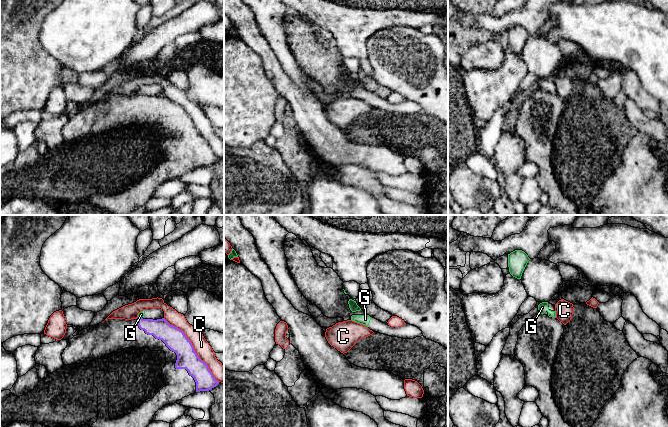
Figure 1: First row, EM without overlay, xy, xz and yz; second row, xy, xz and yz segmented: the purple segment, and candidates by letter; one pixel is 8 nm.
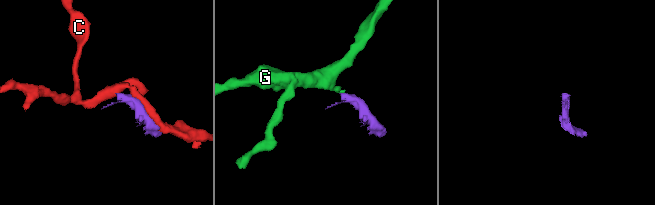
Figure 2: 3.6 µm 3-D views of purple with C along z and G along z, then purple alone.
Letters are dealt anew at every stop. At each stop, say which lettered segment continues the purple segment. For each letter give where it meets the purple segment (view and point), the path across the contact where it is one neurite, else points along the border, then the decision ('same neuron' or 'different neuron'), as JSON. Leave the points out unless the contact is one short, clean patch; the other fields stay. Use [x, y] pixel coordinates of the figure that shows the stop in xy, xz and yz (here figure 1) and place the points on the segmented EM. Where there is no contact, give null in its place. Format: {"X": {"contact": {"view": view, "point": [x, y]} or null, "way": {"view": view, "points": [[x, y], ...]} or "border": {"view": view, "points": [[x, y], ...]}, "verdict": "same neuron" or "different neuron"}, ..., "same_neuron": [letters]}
{"C": {"contact": {"view": "xy", "point": [193, 347]}, "verdict": "different neuron"}, "G": {"contact": {"view": "xy", "point": [140, 317]}, "border": {"view": "xy", "points": [[138, 316], [141, 318]]}, "verdict": "different neuron"}, "same_neuron": []}

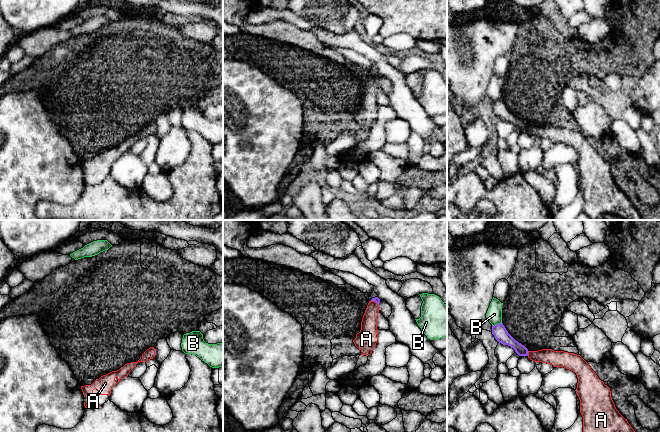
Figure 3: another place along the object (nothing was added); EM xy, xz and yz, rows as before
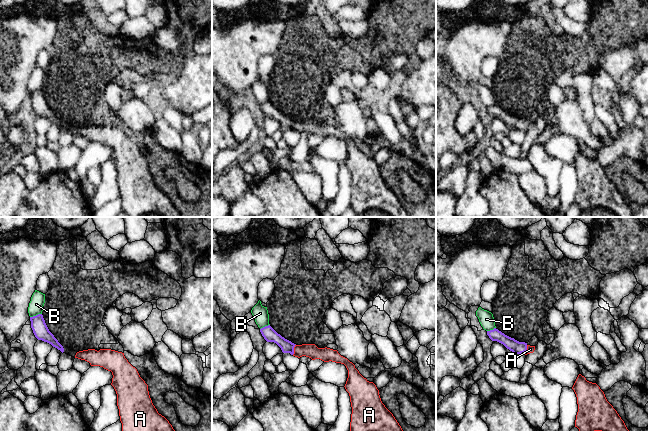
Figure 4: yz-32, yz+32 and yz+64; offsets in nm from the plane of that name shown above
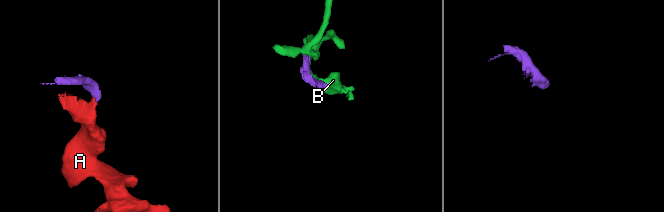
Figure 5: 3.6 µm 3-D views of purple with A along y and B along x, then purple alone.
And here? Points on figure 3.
{"A": {"contact": {"view": "yz", "point": [527, 353]}, "way": {"view": "yz", "points": [[502, 336], [527, 353], [535, 356], [556, 358]]}, "verdict": "same neuron"}, "B": {"contact": {"view": "yz", "point": [497, 324]}, "verdict": "different neuron"}, "same_neuron": ["A"]}

